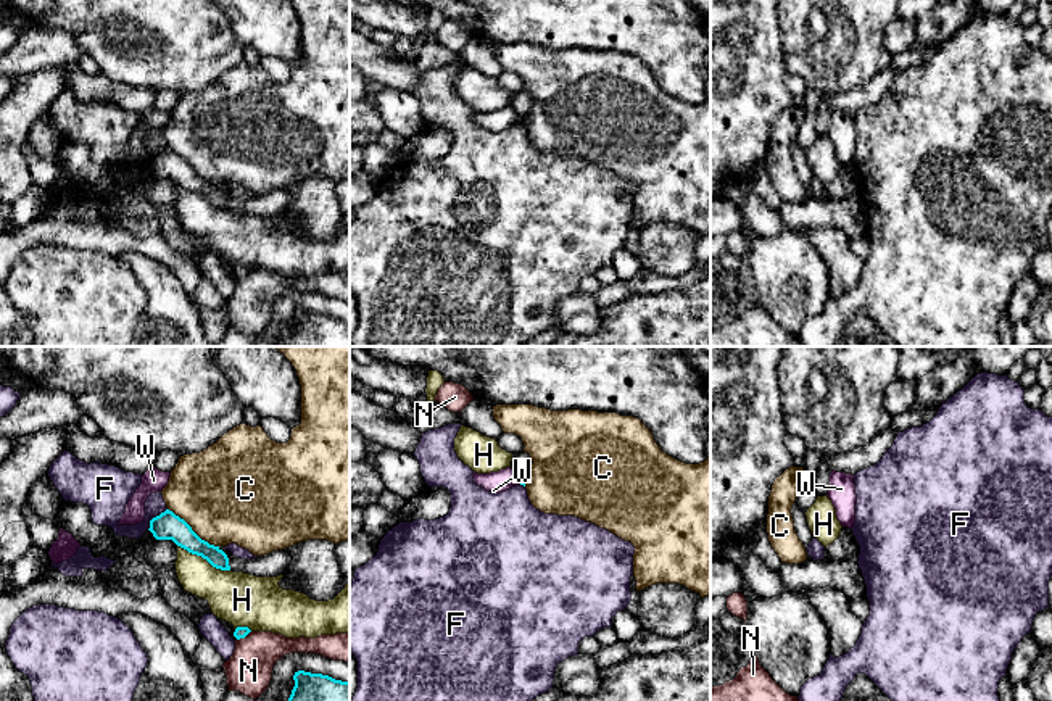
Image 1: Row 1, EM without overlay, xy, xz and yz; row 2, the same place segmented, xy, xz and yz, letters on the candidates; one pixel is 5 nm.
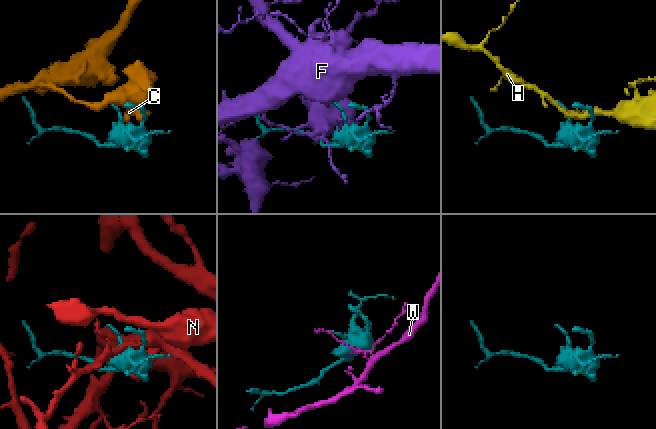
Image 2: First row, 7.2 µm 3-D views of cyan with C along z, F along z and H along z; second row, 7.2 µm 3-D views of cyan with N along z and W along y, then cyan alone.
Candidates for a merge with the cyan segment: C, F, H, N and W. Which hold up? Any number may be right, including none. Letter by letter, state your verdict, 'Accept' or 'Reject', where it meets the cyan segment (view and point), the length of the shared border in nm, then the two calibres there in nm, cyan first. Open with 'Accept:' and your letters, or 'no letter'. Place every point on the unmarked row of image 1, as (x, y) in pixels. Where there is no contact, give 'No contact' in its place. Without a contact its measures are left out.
Accept: no letter
C: Reject. Touches cyan at xy (192, 170). Shared border 320 nm. Thickness 140 nm (cyan) against 480 nm
F: Reject. Touches cyan at xy (153, 157). Shared border 150 nm. Thickness 140 nm (cyan) against 200 nm
H: Reject. Touches cyan at xy (203, 197). Shared border 300 nm. Thickness 140 nm (cyan) against 260 nm
N: Reject. Touches cyan at xy (244, 276). Shared border 90 nm. Thickness 60 nm (cyan) against 220 nm
W: Reject. Touches cyan at xz (521, 120). Shared border 30 nm. Thickness 30 nm (cyan) against 110 nm

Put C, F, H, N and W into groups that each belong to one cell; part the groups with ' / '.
C / F / H / N / W

